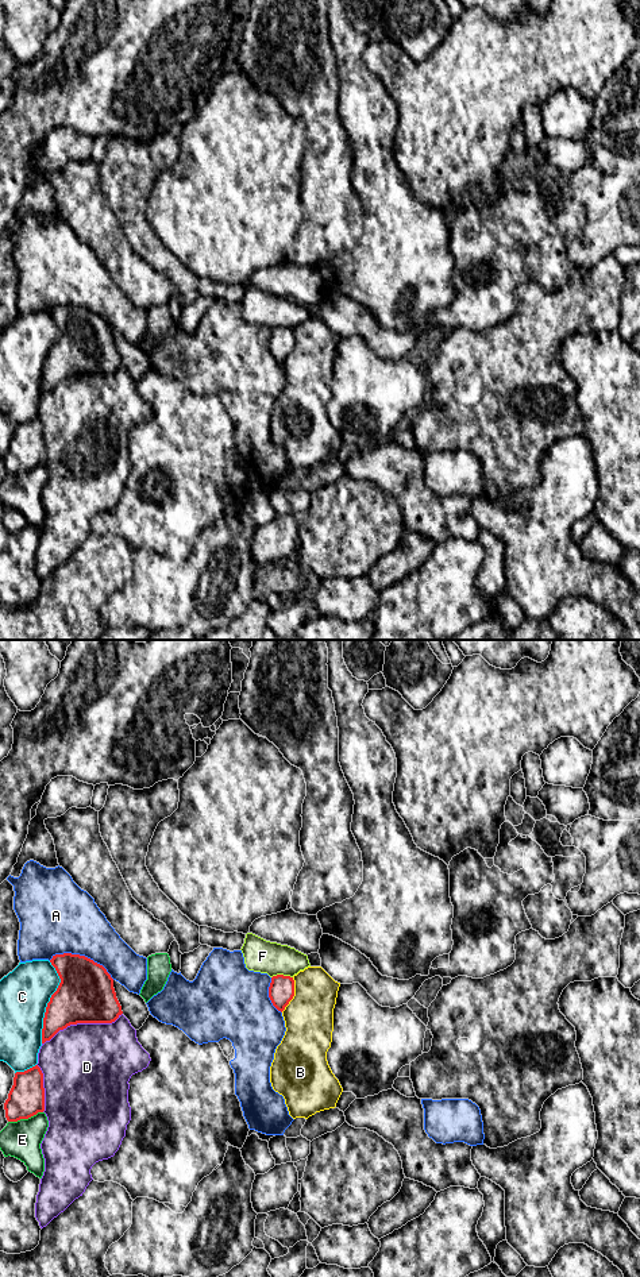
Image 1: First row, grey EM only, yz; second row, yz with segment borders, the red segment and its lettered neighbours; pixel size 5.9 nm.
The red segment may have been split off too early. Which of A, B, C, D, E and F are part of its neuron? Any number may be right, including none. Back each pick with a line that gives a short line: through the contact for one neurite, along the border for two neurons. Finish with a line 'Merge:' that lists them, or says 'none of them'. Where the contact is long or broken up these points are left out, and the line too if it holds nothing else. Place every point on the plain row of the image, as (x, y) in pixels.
Merge: none of them

